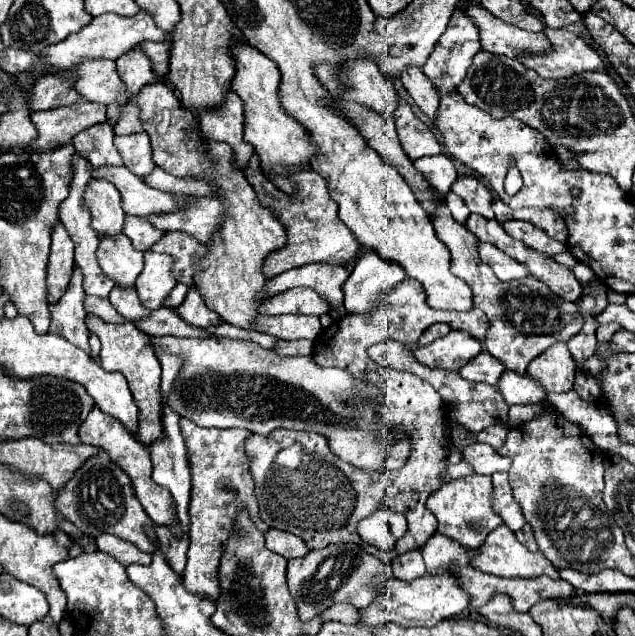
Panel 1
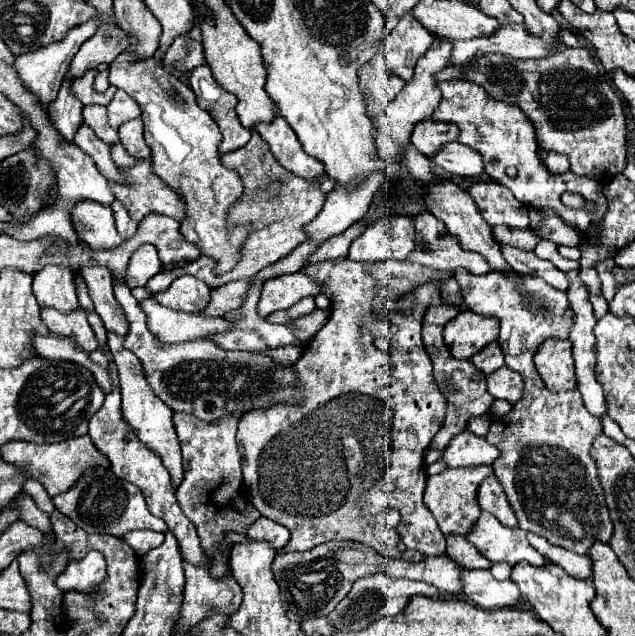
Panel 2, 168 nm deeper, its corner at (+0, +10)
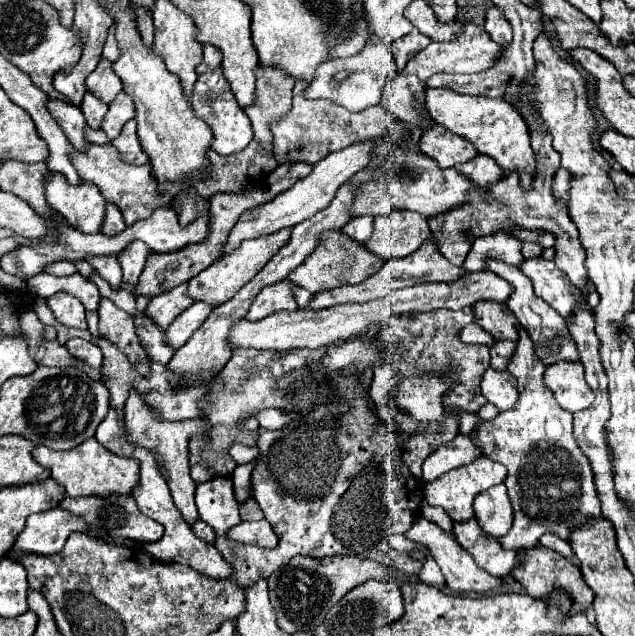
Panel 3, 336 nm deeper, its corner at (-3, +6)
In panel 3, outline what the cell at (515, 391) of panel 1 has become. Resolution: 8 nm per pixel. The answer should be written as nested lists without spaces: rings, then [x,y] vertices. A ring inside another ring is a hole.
[[[487,368],[487,372],[483,374],[483,380],[481,380],[481,392],[499,410],[509,410],[519,400],[515,376],[507,370],[497,372],[493,368]]]

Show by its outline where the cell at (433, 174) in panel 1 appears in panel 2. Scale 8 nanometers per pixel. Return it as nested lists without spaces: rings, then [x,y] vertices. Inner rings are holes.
[[[450,142],[446,144],[436,156],[432,156],[432,160],[444,168],[450,174],[456,176],[466,176],[466,178],[476,178],[480,176],[484,170],[482,158],[480,154],[476,154],[476,150],[468,150],[468,146],[460,144],[460,142]]]

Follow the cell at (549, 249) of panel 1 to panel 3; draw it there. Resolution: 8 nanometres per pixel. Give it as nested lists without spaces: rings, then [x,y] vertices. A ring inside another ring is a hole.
[[[489,234],[489,236],[479,236],[471,248],[471,252],[467,254],[463,266],[467,266],[469,272],[479,272],[485,270],[483,266],[483,258],[487,256],[495,256],[507,264],[515,264],[519,266],[519,262],[523,262],[523,254],[521,254],[521,240],[509,236],[509,234]]]

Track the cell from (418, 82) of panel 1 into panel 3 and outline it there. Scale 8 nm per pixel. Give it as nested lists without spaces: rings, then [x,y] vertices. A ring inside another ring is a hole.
[[[411,32],[399,40],[395,40],[391,44],[391,50],[395,54],[395,60],[397,60],[397,72],[403,70],[403,66],[423,48],[427,48],[431,44],[431,38],[427,38],[425,34],[421,32]]]

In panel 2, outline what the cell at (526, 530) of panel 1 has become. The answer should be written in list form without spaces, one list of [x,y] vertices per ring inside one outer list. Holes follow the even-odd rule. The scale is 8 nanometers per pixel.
[[[532,532],[528,534],[528,540],[544,558],[548,558],[550,562],[564,568],[570,576],[580,578],[580,580],[588,580],[592,576],[592,562],[588,556],[572,554],[570,550],[564,550],[560,546],[552,546],[546,538],[540,538],[538,534],[532,534]]]

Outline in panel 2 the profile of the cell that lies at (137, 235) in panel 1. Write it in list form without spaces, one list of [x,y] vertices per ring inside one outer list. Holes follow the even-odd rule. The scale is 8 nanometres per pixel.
[[[114,200],[112,210],[114,210],[114,220],[116,220],[116,230],[118,230],[118,234],[120,234],[124,240],[132,238],[134,232],[136,232],[136,228],[138,228],[138,222],[134,222],[134,220],[128,216],[128,212],[126,212],[126,208],[120,204],[120,200]]]

